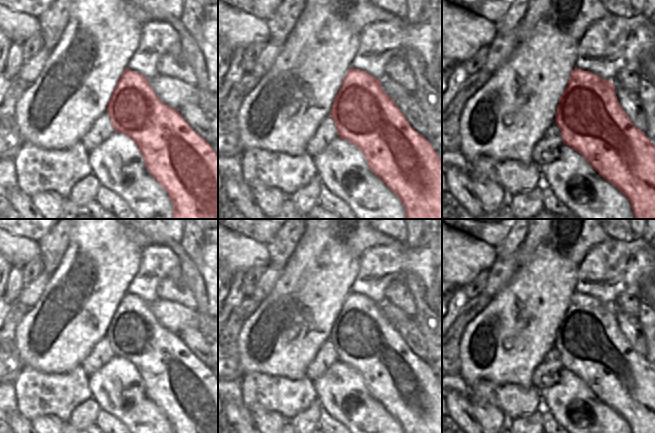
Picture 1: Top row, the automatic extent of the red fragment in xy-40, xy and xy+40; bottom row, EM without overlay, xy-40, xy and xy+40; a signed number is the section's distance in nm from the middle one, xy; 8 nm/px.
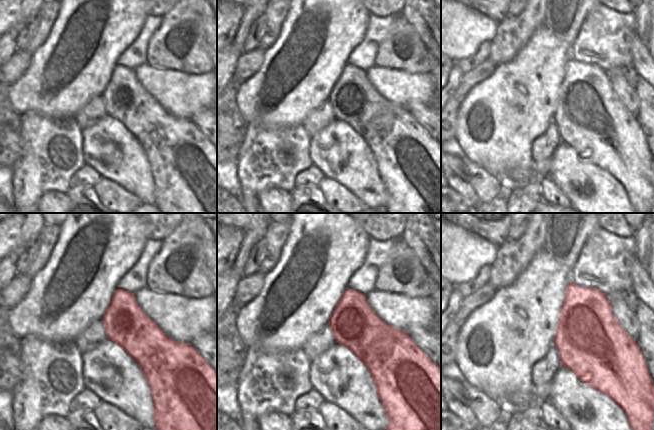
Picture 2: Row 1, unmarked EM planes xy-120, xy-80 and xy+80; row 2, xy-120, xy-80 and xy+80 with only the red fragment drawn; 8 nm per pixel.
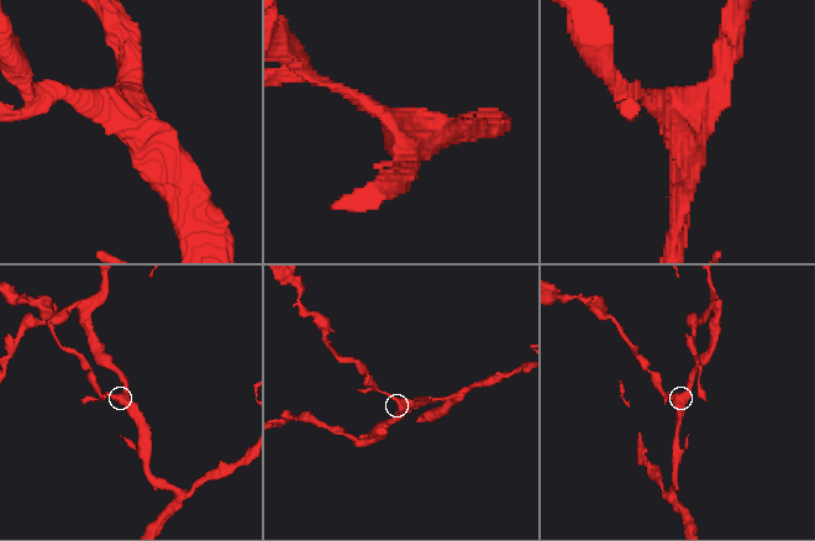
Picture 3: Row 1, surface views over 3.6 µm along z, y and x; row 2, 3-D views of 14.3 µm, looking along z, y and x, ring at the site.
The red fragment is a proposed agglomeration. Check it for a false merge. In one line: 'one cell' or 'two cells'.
two cells

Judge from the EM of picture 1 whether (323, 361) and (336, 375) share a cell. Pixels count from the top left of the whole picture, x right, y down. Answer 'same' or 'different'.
different

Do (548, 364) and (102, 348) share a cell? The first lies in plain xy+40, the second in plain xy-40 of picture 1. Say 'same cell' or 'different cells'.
same cell

